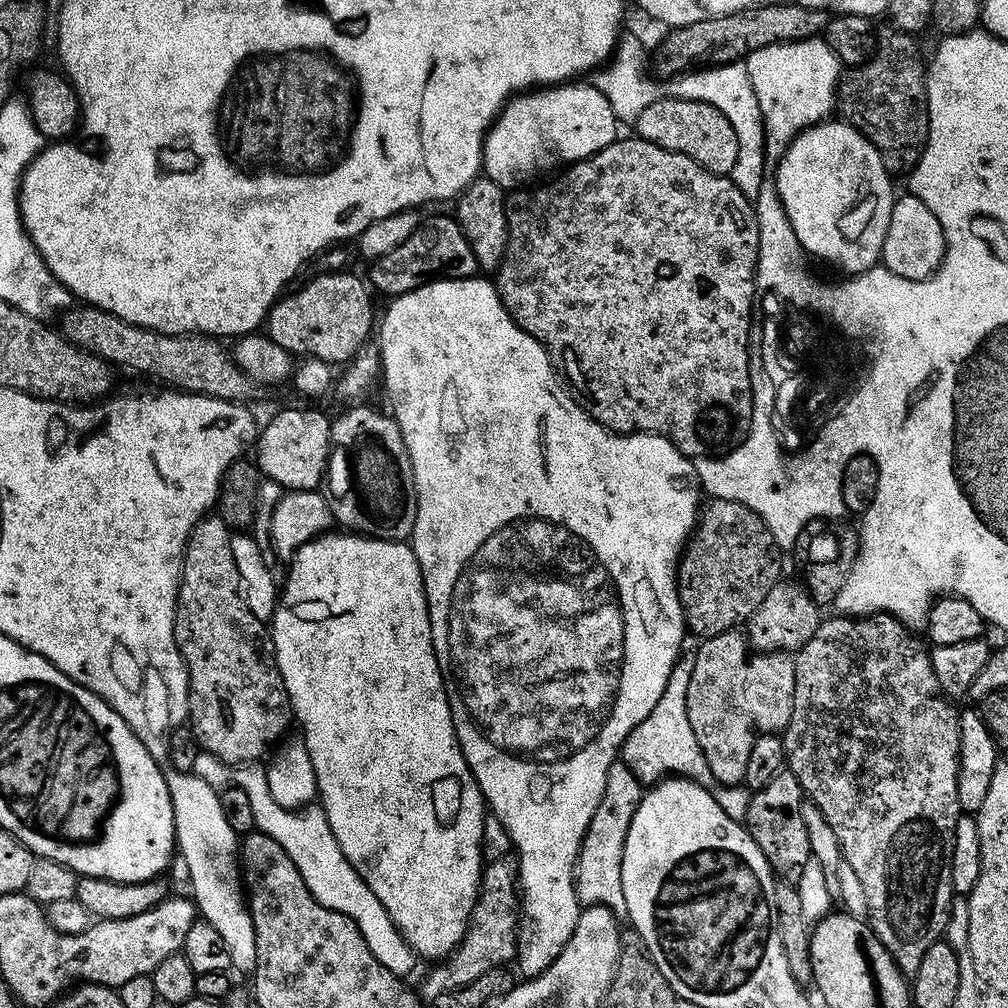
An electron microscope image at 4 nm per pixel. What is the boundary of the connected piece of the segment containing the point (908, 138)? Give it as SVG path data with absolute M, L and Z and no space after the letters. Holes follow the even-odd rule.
M891 30L879 37L876 53L864 64L855 65L852 72L838 85L836 102L870 102L854 108L839 108L841 117L858 114L864 118L850 118L847 123L863 134L878 150L885 170L911 173L922 158L928 141L928 81L926 60L920 57L917 37L907 32ZM874 100L874 102L872 102Z

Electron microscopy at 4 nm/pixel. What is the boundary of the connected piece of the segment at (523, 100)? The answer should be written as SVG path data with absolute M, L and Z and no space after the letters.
M565 82L557 84L555 86L540 86L535 90L529 90L527 92L521 92L513 95L505 104L504 109L500 112L498 119L493 123L490 131L484 137L484 155L482 157L482 164L485 169L496 167L496 173L494 173L495 179L500 182L504 180L528 180L535 174L536 168L556 168L561 166L567 166L569 164L575 164L578 160L585 160L587 156L593 156L598 150L602 150L606 146L610 146L616 139L618 139L618 121L614 110L610 110L610 102L604 100L604 95L598 91L598 89L591 83L580 84L584 82Z

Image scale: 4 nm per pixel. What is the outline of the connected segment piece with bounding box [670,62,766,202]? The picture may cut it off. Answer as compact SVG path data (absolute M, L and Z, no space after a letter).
M743 63L722 64L715 68L702 68L695 72L686 72L671 81L671 95L688 101L704 101L726 114L730 126L734 126L734 134L738 134L738 162L734 162L734 170L730 174L734 186L742 190L748 200L755 202L762 186L766 182L764 168L764 119L758 106L758 98L754 94L754 86L750 86L750 74Z

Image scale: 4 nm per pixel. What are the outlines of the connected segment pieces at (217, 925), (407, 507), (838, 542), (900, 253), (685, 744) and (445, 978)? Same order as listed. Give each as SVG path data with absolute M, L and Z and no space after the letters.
M191 771L164 772L164 780L168 783L168 793L172 799L174 822L176 823L176 846L179 855L184 855L184 864L188 867L188 880L192 883L191 899L196 911L218 934L222 934L226 942L226 950L230 950L230 962L235 971L255 973L256 939L254 938L254 922L248 909L246 889L242 883L242 869L238 863L238 834L230 830L230 822L226 822L226 814L222 814L220 792L211 788L202 778L192 775Z
M392 419L389 424L380 424L380 444L364 440L364 444L356 444L356 448L348 452L348 456L344 456L344 452L330 452L326 469L326 488L327 484L328 508L337 525L345 524L340 526L362 536L371 536L373 540L404 542L411 537L417 518L416 483L412 473L412 459L395 420Z
M821 518L812 520L798 534L794 555L796 555L796 568L800 571L799 579L802 581L814 602L821 606L835 605L838 590L846 582L846 574L856 561L860 549L860 538L855 527L848 524L839 524L836 518Z
M897 195L892 201L890 226L886 226L886 242L882 257L883 267L892 271L892 275L901 276L907 280L927 280L936 273L944 261L944 231L934 218L930 206L917 196Z
M681 655L672 667L662 698L658 698L658 706L654 706L654 710L650 710L634 730L630 730L620 747L619 759L644 786L655 786L665 778L683 778L705 786L713 783L712 771L702 754L702 746L698 746L698 738L694 738L694 729L690 727L690 718L686 714L690 674L694 674L694 655Z
M515 859L496 860L493 864L485 863L480 874L480 892L476 895L476 901L472 907L472 914L468 931L460 940L460 944L451 956L433 963L424 980L424 985L418 988L419 995L425 1001L438 998L438 994L446 994L455 988L466 986L474 982L474 978L482 978L495 968L502 968L512 963L518 956L518 864Z

